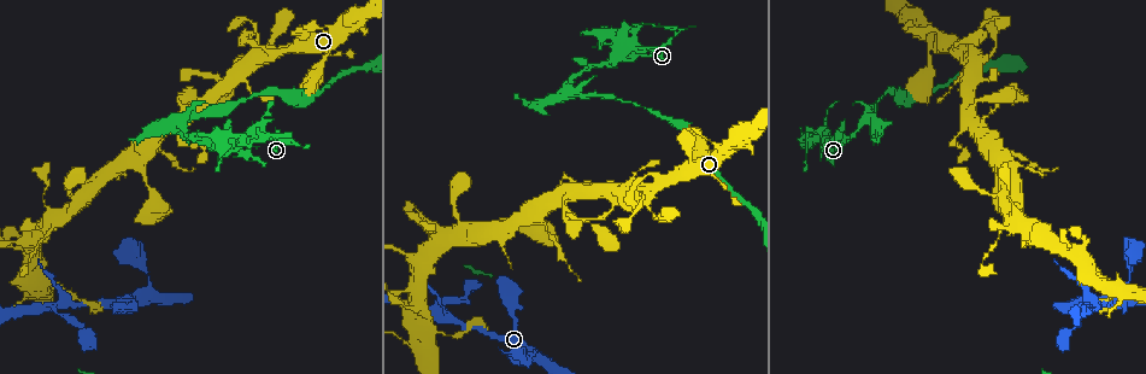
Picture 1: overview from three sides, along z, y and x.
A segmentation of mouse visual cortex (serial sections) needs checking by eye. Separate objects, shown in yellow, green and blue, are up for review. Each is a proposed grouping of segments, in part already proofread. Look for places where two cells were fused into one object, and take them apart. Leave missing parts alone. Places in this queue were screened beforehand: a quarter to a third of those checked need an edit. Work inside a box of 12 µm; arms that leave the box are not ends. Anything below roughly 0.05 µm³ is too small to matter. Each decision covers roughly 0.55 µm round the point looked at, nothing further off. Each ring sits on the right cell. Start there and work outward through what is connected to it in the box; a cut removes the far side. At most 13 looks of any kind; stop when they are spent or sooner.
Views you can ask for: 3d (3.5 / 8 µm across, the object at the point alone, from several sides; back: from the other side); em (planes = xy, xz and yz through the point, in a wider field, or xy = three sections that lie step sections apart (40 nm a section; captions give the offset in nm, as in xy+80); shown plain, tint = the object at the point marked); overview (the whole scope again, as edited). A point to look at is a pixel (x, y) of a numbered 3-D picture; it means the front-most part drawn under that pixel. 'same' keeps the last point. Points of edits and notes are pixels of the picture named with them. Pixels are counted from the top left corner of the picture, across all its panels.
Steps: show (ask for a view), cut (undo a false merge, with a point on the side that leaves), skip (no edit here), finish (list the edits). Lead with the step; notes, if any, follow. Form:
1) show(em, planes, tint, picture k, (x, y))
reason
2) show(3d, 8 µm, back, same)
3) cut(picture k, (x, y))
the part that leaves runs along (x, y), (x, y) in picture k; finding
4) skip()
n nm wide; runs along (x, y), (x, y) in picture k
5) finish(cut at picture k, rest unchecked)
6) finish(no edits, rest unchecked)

show(3d, 3.5 µm, picture 1, (823, 136))
three arms meet

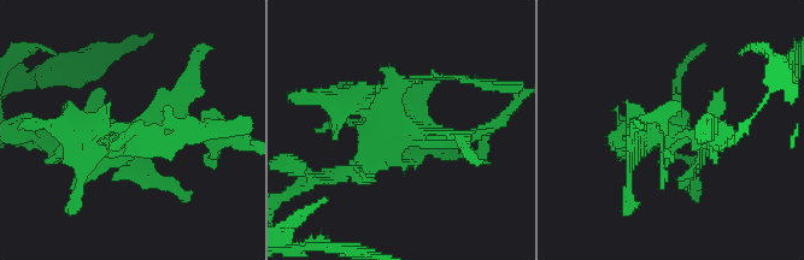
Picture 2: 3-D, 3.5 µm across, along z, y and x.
show(em, xy, step 5, tint, picture 2, (672, 132))

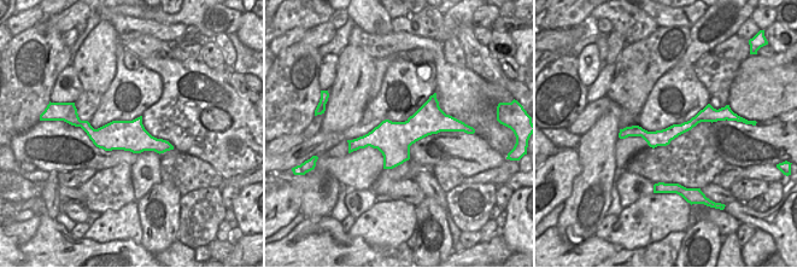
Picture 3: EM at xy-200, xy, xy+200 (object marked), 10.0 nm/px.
skip()
runs along (477, 135), (404, 129), (338, 176) in picture 2; continuous, no second cell

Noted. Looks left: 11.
show(3d, 3.5 µm, picture 1, (184, 120))

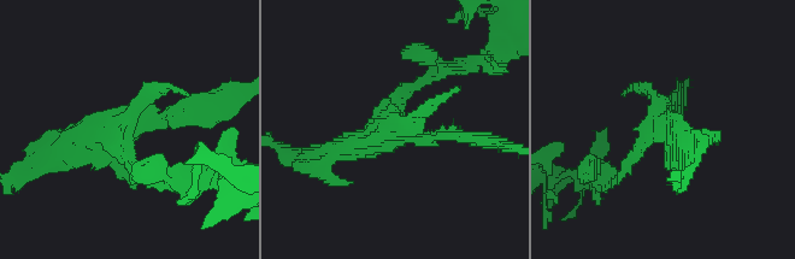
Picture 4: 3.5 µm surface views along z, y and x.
show(em, planes, tint, picture 4, (657, 128))
need the tissue

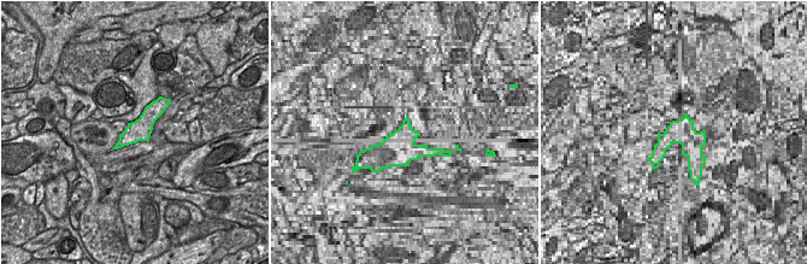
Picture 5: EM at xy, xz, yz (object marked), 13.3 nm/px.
skip()
continuous, no second cell

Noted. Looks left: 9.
show(3d, 3.5 µm, picture 1, (643, 204))
four-way junction

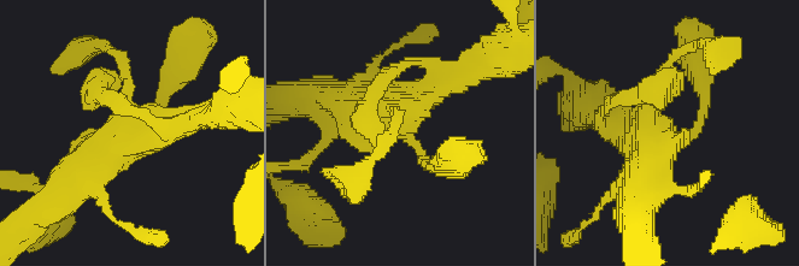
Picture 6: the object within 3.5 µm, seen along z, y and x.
show(em, xy, step 5, tint, picture 6, (664, 133))
need the tissue

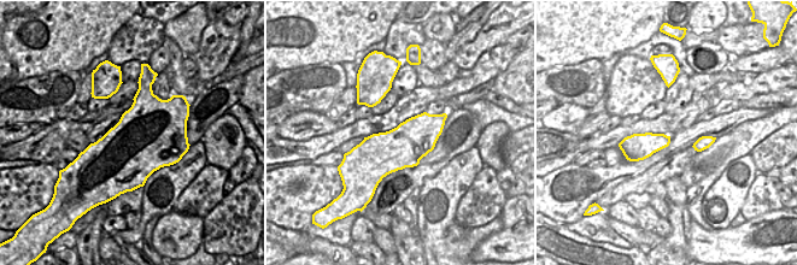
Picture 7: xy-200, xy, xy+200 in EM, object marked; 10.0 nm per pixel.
skip()
420 nm wide; runs along (191, 119), (109, 146), (60, 194) in picture 6; continuous, no second cell

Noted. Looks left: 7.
show(3d, 8 µm, back, picture 1, (969, 125))
four or more arms meet

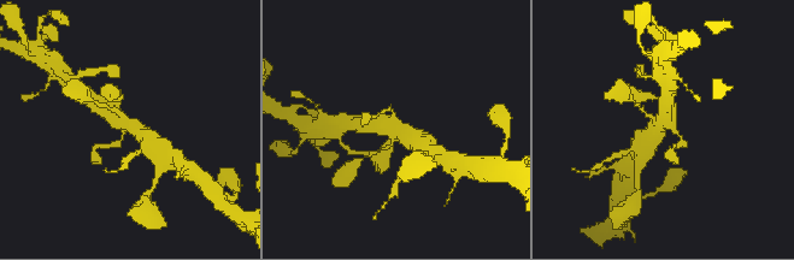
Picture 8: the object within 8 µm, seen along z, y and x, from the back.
show(3d, 3.5 µm, picture 8, (667, 122))

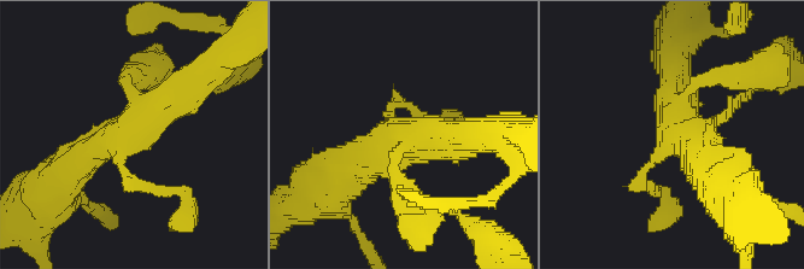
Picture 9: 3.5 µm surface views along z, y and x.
skip()
one cell here

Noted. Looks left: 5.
show(3d, 3.5 µm, picture 1, (60, 305))
side arm on a straight run

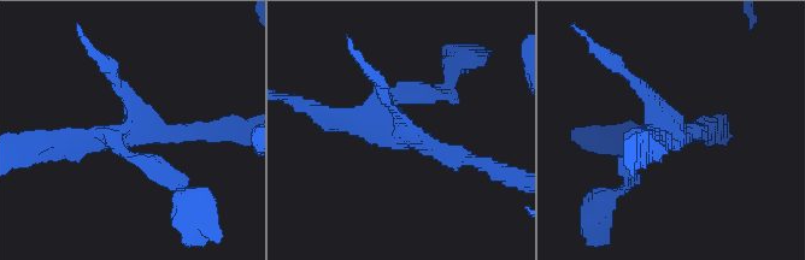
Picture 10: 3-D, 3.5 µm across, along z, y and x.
skip()
runs along (469, 158), (399, 128), (385, 96), (421, 94) in picture 10; all the same cell

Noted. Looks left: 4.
finish(no edits, rest unchecked)

